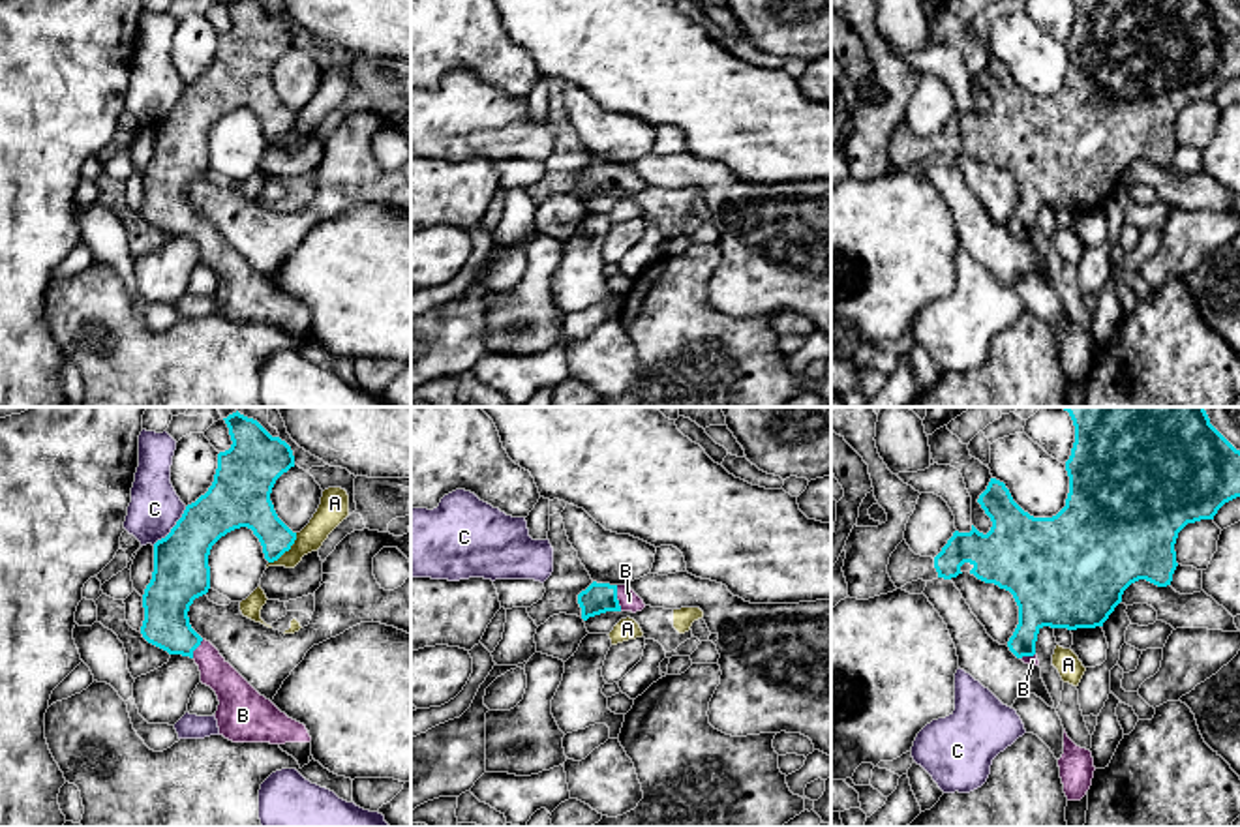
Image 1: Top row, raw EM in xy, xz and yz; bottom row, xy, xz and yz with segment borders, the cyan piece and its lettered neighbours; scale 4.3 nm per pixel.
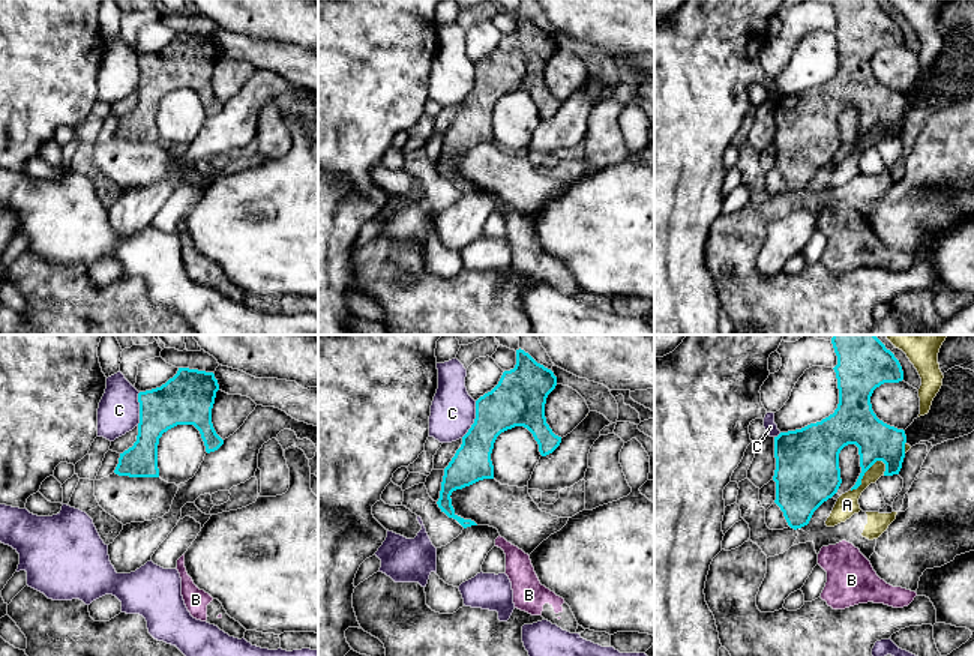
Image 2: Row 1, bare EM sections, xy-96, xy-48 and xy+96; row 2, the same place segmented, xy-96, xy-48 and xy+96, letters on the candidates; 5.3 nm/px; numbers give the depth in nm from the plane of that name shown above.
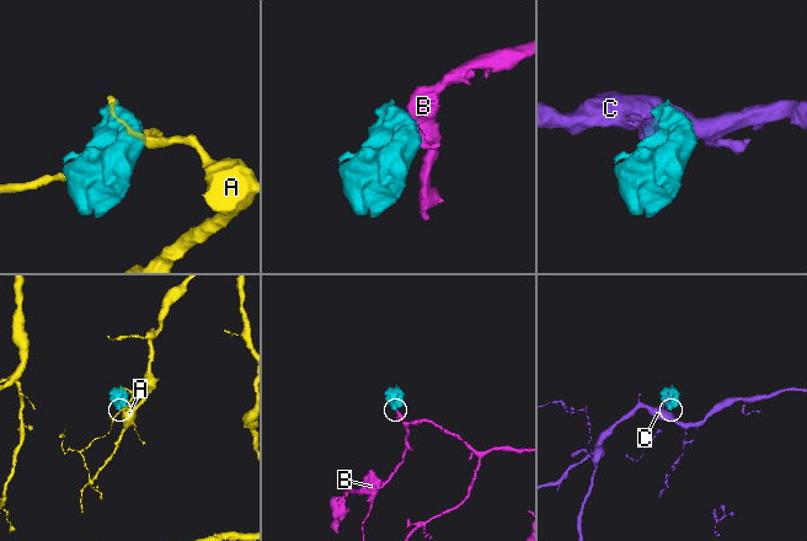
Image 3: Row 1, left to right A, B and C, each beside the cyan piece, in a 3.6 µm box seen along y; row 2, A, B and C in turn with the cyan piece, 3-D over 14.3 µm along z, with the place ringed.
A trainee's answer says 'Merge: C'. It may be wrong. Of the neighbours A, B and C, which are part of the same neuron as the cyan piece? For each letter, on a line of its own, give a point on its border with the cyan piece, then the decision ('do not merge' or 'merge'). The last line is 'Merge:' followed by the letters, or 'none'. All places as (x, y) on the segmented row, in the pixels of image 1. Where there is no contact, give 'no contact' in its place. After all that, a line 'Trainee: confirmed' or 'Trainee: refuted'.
A: xy (286, 550) | do not merge
B: xz (616, 599) | merge
C: xy (173, 527) | do not merge
Merge: B
Trainee: refuted

